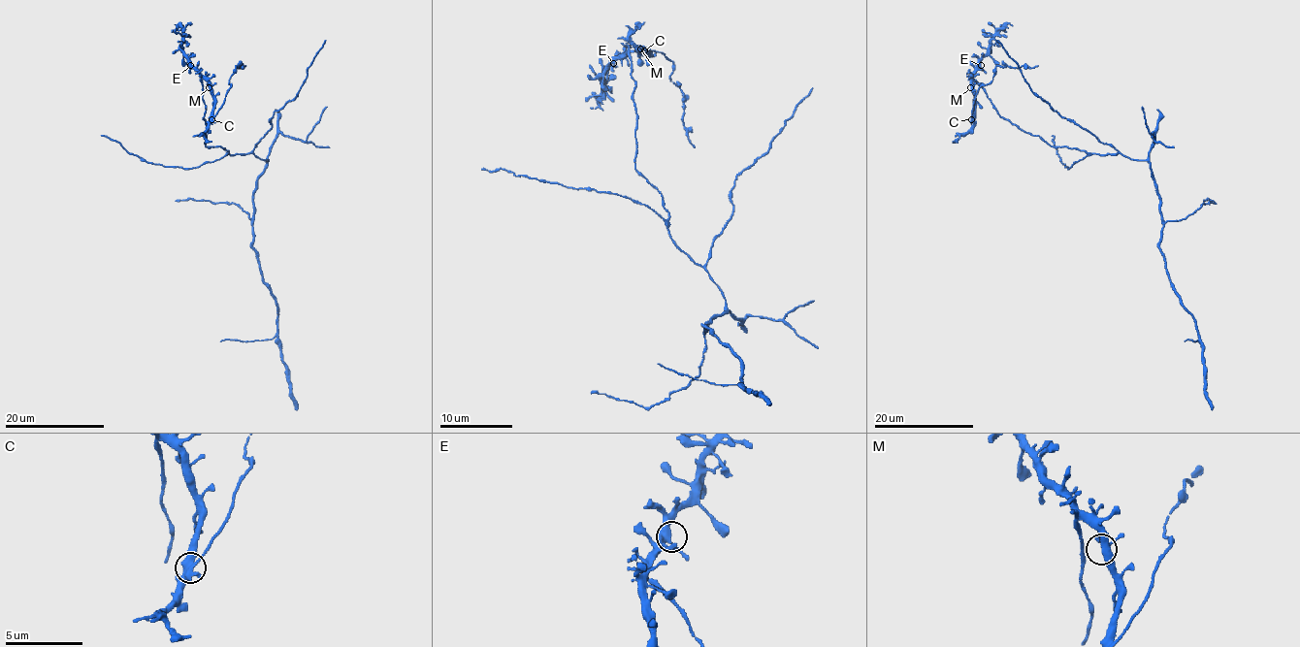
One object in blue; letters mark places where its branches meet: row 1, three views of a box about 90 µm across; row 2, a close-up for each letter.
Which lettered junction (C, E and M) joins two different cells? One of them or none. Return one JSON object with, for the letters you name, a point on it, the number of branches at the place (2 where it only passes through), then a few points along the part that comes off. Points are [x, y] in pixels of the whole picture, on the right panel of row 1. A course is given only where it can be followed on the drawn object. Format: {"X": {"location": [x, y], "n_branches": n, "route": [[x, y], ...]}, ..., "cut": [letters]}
{"C": {"location": [971, 119], "n_branches": 3, "route": [[972, 118], [977, 90], [991, 80], [996, 65], [1020, 68], [1037, 65]]}, "cut": ["C"]}

